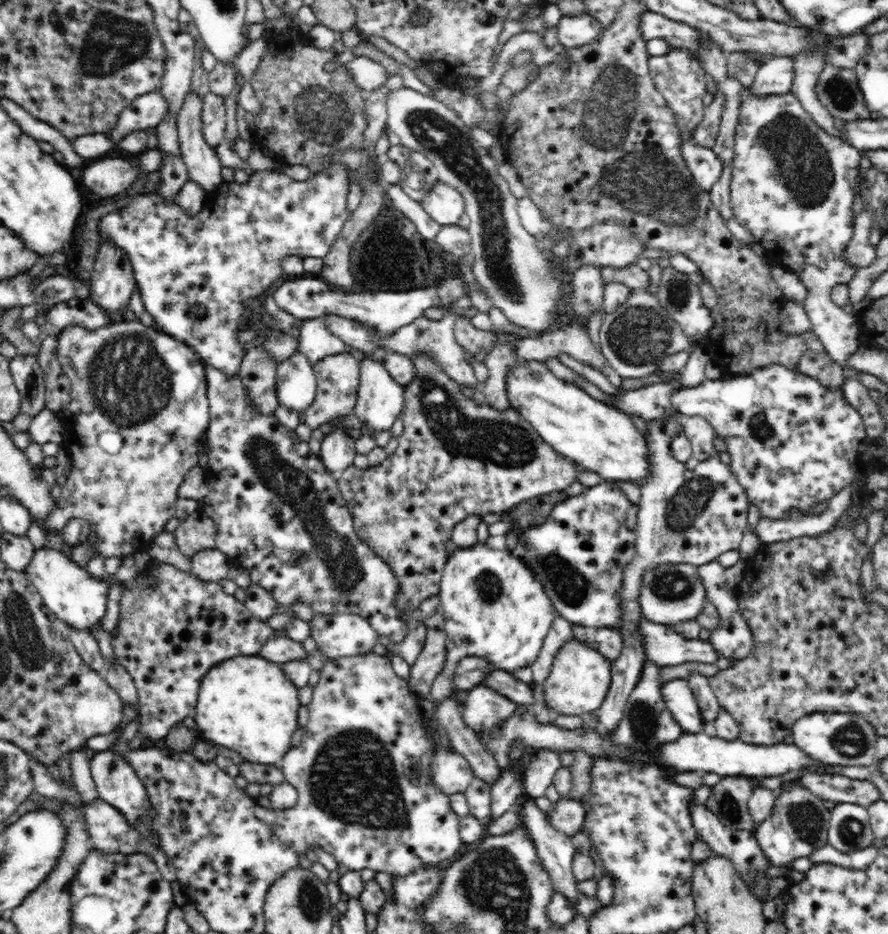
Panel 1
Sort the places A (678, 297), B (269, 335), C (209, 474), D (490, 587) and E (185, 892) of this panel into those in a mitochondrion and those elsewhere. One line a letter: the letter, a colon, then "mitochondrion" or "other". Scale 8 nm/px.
A: mitochondrion
B: mitochondrion
C: other
D: mitochondrion
E: other

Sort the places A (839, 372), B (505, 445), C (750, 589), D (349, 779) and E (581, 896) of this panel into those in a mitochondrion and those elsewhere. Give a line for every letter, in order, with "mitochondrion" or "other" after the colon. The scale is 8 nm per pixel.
A: other
B: mitochondrion
C: other
D: mitochondrion
E: other

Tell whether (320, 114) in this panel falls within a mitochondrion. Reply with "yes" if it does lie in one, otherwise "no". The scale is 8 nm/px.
yes

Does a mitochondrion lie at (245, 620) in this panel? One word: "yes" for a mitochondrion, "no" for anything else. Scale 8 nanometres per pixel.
no

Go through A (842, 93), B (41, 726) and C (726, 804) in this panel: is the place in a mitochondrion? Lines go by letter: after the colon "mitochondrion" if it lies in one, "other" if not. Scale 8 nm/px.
A: mitochondrion
B: other
C: mitochondrion

